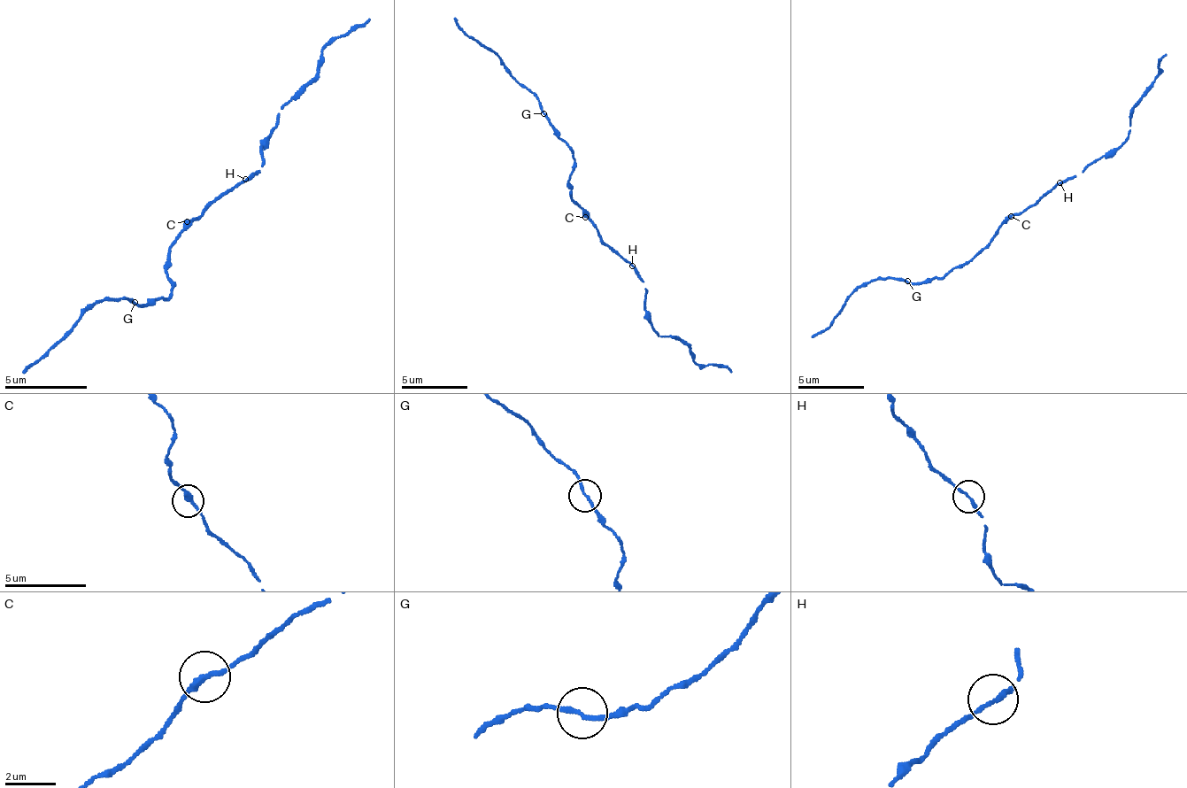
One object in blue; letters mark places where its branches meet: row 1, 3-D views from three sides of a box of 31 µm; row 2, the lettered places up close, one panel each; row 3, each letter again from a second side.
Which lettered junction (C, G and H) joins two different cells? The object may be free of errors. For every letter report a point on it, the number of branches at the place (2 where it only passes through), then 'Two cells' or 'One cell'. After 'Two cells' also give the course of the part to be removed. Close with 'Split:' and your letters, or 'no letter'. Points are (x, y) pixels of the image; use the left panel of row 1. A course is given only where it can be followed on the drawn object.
C: Place: (187, 221). Branches: 2. One cell
G: Place: (134, 302). Branches: 2. One cell
H: Place: (245, 179). Branches: 2. One cell
Split: no letter

